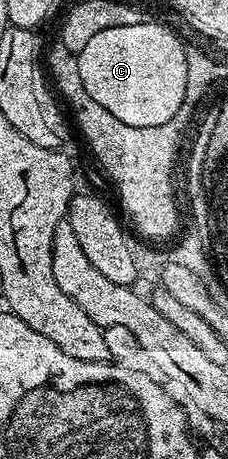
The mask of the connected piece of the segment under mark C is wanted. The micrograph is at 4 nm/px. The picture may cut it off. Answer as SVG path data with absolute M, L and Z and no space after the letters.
M158 22L115 26L94 35L78 54L81 79L94 101L135 127L168 123L186 98L187 48Z

